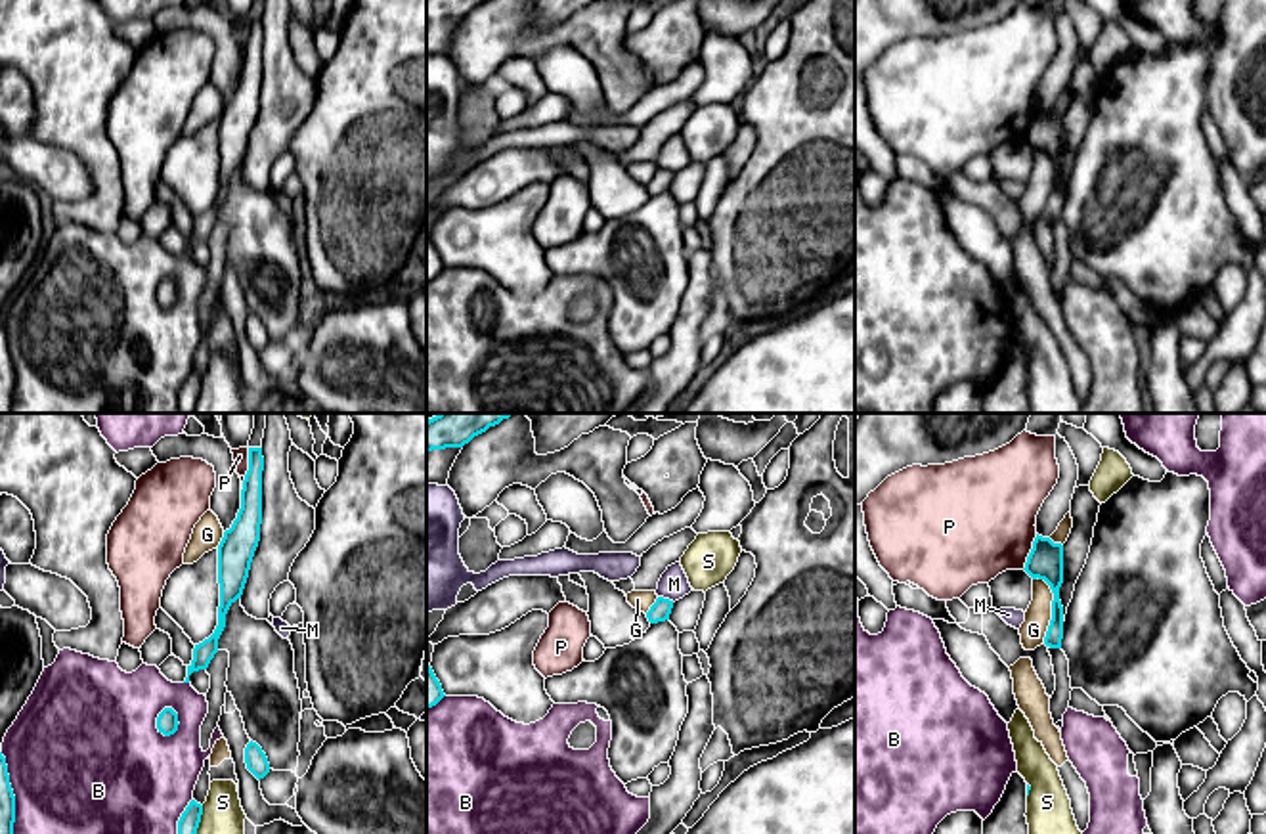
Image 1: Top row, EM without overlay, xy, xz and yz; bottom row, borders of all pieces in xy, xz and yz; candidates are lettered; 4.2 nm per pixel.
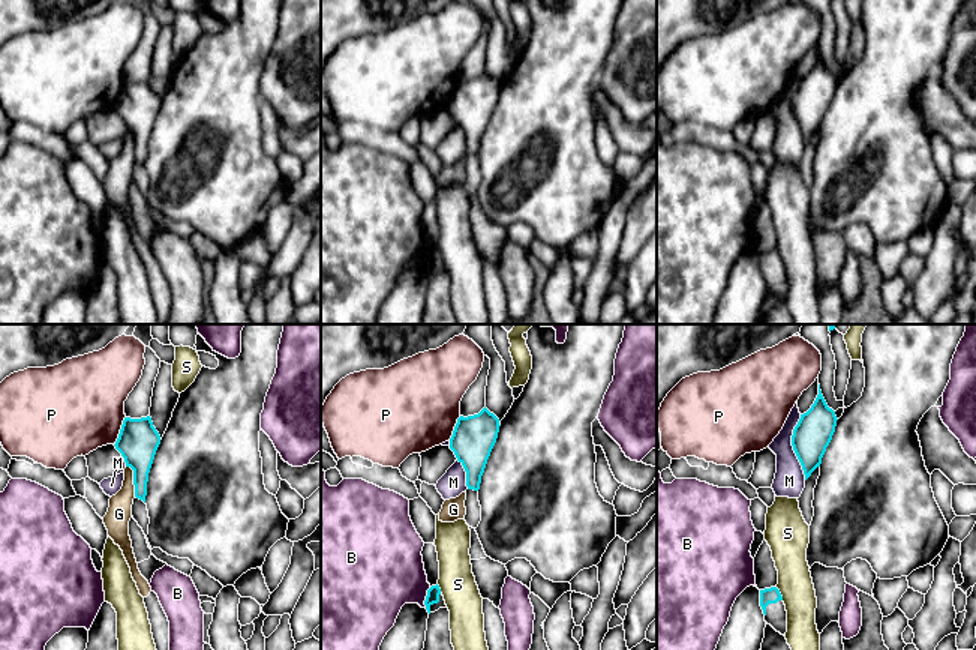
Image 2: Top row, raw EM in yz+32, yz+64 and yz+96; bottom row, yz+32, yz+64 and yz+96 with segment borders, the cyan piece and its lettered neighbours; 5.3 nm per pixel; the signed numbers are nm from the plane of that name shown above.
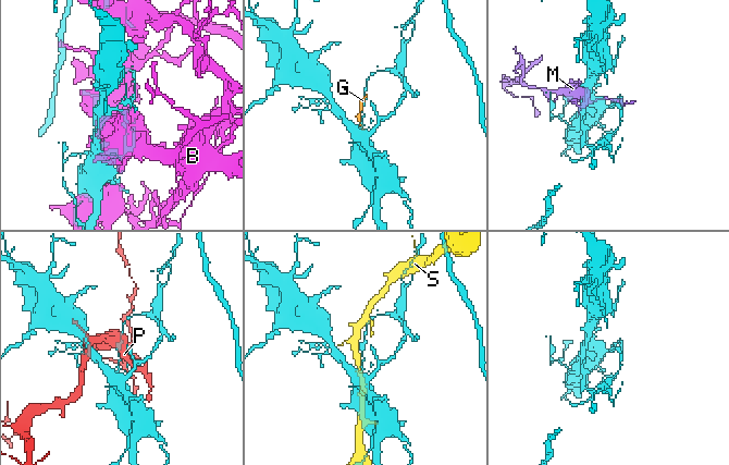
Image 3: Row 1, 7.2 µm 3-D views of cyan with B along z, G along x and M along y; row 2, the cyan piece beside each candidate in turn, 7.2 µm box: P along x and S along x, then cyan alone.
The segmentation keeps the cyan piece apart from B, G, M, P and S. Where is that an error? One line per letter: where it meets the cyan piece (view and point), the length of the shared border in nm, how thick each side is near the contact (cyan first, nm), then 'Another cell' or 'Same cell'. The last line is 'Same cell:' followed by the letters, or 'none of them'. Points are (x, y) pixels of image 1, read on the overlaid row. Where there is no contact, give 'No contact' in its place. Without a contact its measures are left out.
B: Touches cyan at xy (157, 720). Shared border 140 nm. Thickness 90 nm (cyan) against 500 nm. Another cell
G: Touches cyan at yz (1052, 609). Shared border 280 nm. Thickness 150 nm (cyan) against 110 nm. Another cell
M: Touches cyan at xz (666, 599). Shared border 80 nm. Thickness 90 nm (cyan) against 130 nm. Another cell
P: Touches cyan at yz (1031, 551). Shared border 170 nm. Thickness 150 nm (cyan) against 460 nm. Another cell
S: Touches cyan at xy (199, 819). Shared border 120 nm. Thickness 90 nm (cyan) against 170 nm. Another cell
Same cell: none of them

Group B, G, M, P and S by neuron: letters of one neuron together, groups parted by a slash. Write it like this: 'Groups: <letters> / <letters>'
Groups: B / G / M / P / S

